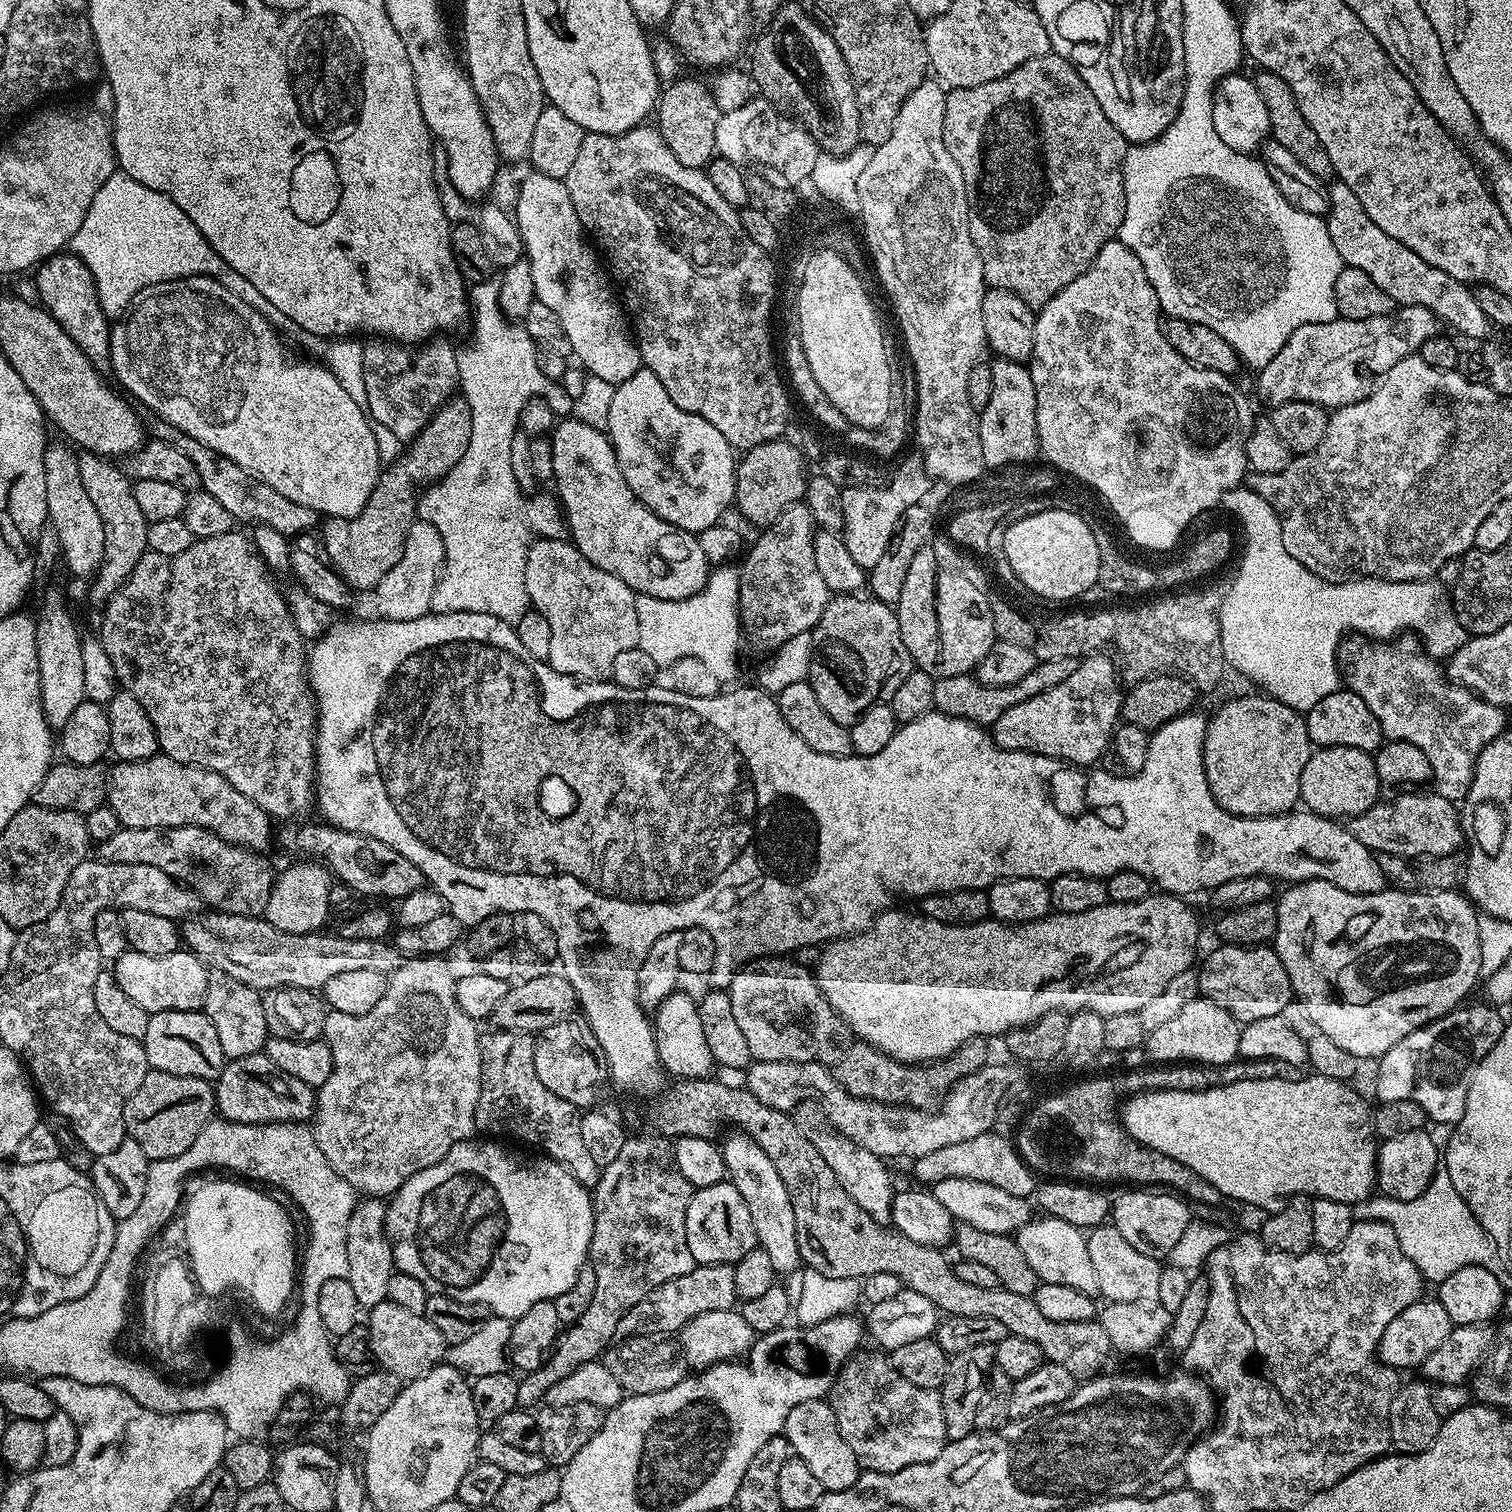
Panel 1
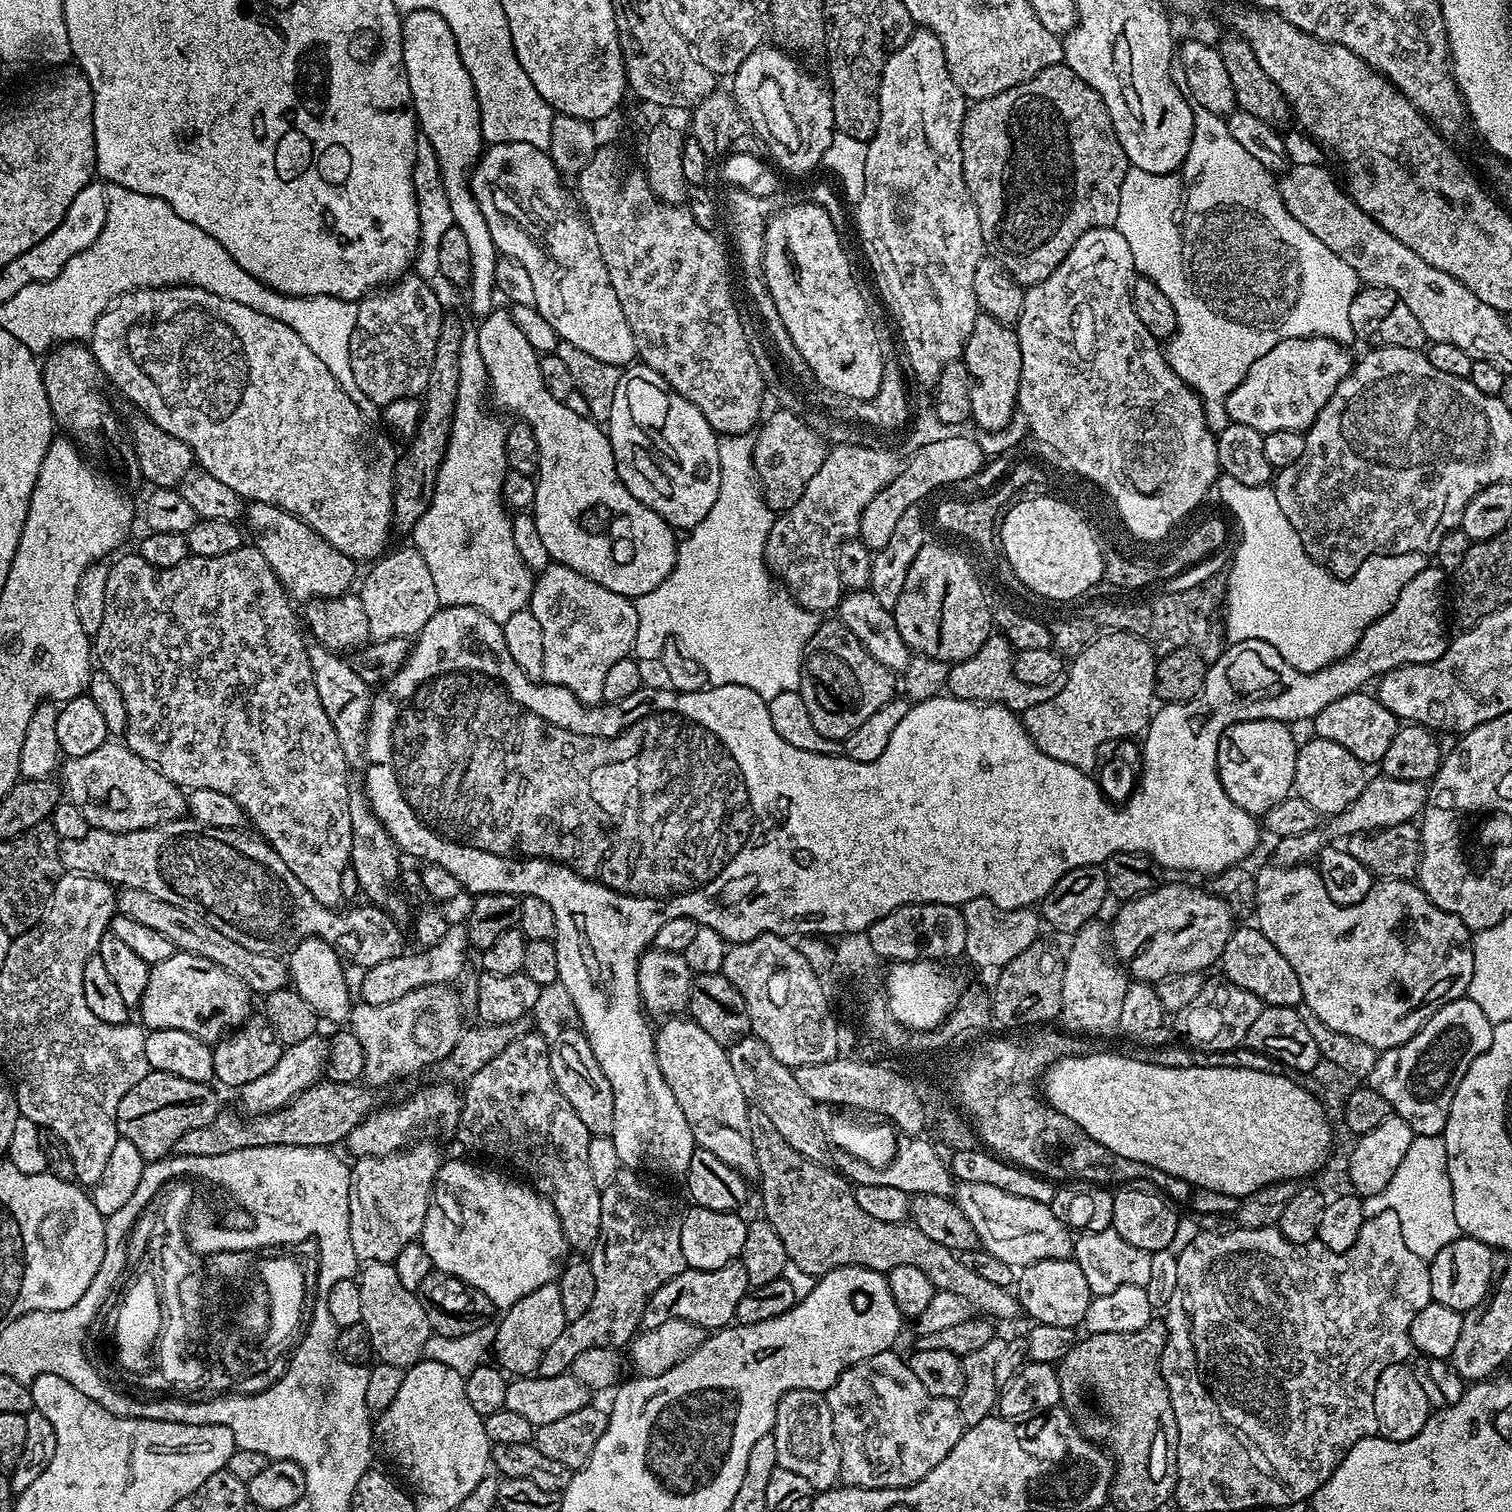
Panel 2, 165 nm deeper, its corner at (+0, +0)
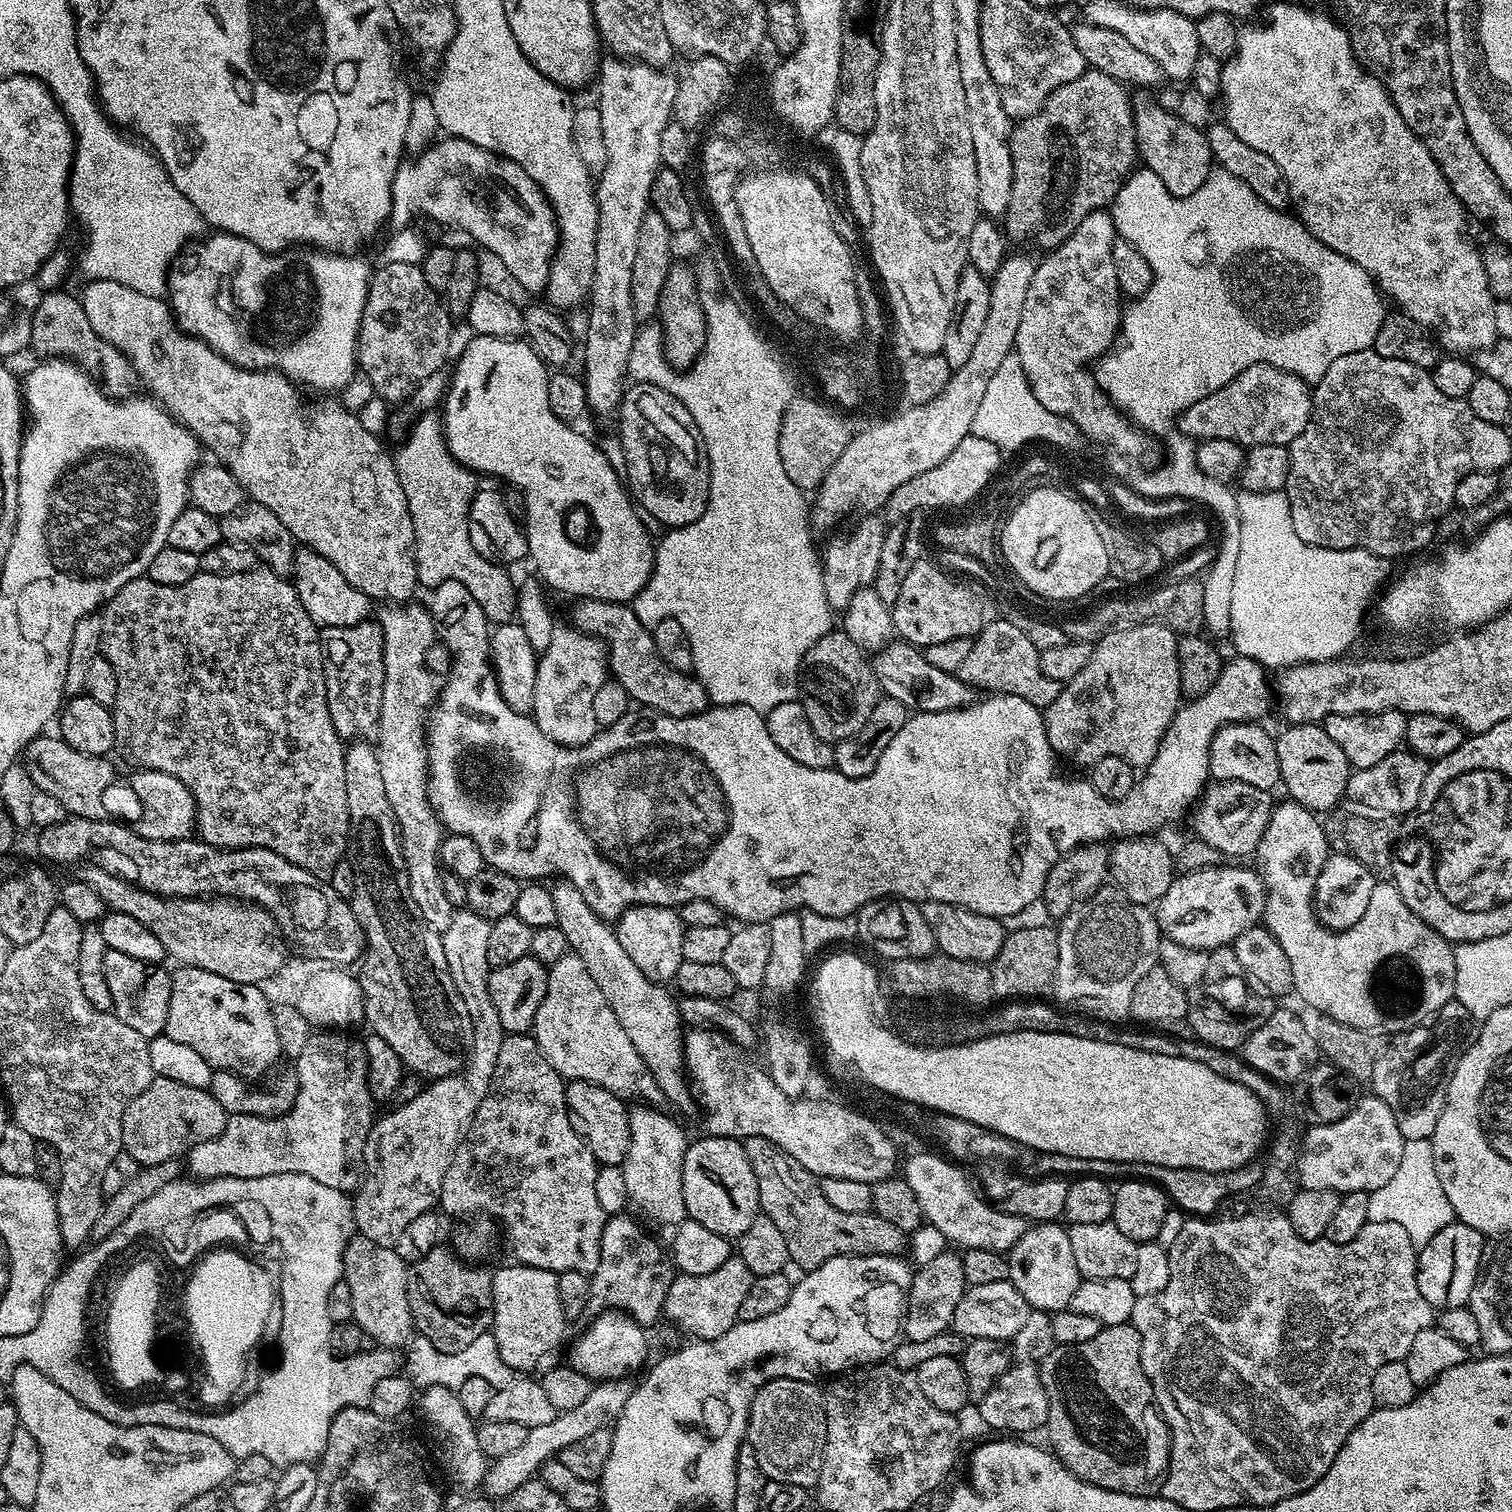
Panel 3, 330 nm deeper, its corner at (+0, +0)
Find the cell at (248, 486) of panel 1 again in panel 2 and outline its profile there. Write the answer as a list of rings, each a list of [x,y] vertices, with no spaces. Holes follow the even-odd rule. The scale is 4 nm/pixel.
[[[253,500],[247,505],[246,520],[247,516],[246,532],[250,537],[251,547],[257,548],[262,558],[270,562],[270,570],[274,570],[281,586],[293,601],[307,602],[330,596],[343,596],[351,589],[348,587],[352,583],[357,583],[357,561],[334,550],[334,546],[330,546],[330,542],[326,542],[322,534],[318,534],[294,514],[283,512],[273,504]]]

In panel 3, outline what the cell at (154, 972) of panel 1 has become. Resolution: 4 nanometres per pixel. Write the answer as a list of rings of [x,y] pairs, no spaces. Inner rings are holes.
[[[187,966],[175,970],[171,973],[170,1010],[166,1010],[164,1035],[191,1046],[213,1069],[239,1070],[249,1082],[270,1071],[282,1053],[274,1031],[273,1005],[264,997],[265,989],[259,984],[230,982],[230,978],[210,974],[210,970]]]

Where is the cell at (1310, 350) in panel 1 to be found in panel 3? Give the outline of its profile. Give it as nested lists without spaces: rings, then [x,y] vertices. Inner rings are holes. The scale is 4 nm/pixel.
[[[1255,364],[1246,366],[1246,370],[1242,370],[1242,374],[1238,374],[1230,382],[1226,382],[1226,386],[1214,390],[1214,394],[1201,396],[1198,402],[1188,405],[1188,409],[1181,412],[1178,417],[1178,428],[1183,435],[1196,442],[1232,440],[1247,450],[1259,444],[1291,445],[1292,440],[1298,438],[1298,434],[1302,434],[1302,430],[1311,416],[1312,393],[1305,380],[1298,378],[1292,372],[1275,368],[1269,364]]]

